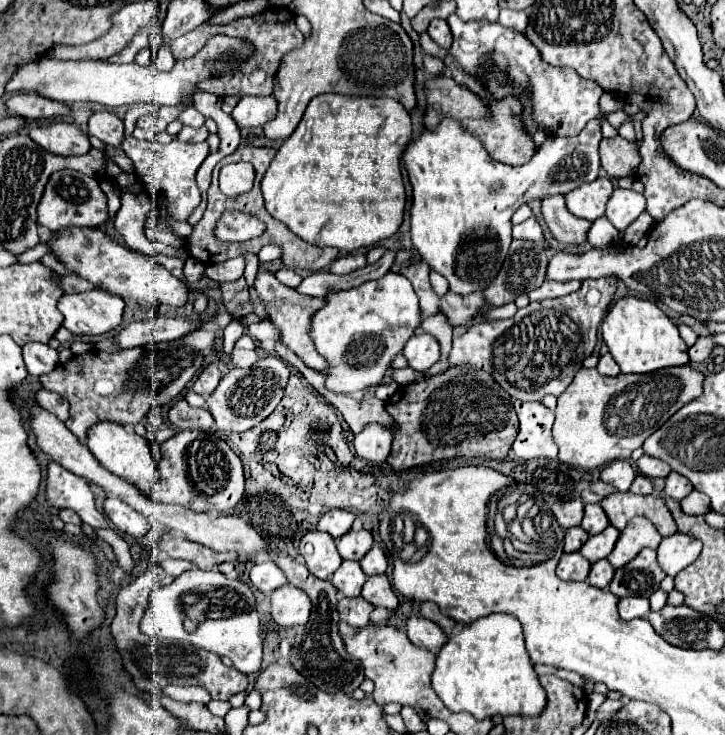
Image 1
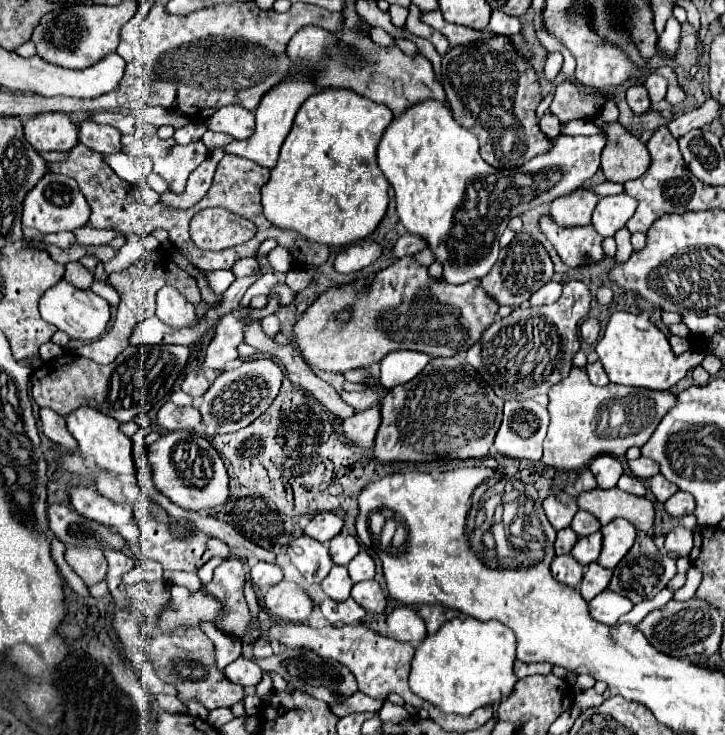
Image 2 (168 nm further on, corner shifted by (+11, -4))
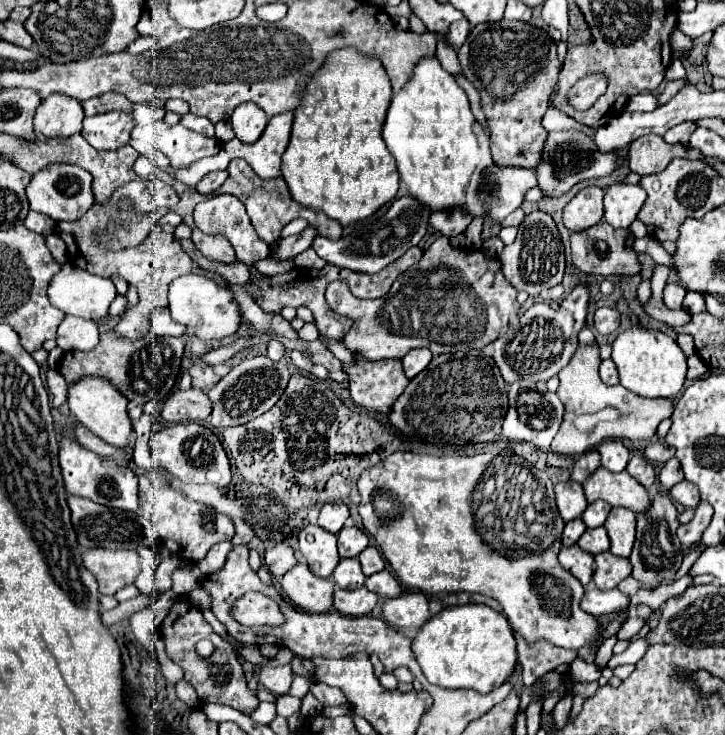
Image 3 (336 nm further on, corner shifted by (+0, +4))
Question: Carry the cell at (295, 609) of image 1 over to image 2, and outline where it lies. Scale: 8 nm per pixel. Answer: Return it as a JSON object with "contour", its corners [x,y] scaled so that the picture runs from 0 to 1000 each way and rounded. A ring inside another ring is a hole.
{"contour":[[[386,790],[364,810],[364,826],[381,845],[419,848],[430,831],[430,815],[422,801],[406,790]]]}

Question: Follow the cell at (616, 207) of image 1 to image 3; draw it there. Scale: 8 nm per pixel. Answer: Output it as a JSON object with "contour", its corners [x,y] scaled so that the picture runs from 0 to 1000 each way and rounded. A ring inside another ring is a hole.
{"contour":[[[848,249],[834,263],[834,301],[848,312],[865,312],[890,276],[890,260],[881,252]]]}

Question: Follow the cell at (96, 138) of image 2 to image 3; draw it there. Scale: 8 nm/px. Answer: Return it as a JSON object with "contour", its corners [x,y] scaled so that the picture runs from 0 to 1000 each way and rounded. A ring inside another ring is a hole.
{"contour":[[[148,151],[139,156],[117,159],[114,186],[137,205],[156,205],[178,195],[181,176],[186,173],[183,156],[175,151]]]}

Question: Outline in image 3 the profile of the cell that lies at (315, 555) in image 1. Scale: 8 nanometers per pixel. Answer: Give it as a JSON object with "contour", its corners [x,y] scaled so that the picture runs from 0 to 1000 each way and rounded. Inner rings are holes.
{"contour":[[[423,714],[412,722],[412,750],[437,785],[457,785],[470,761],[465,752],[465,728],[440,714]]]}

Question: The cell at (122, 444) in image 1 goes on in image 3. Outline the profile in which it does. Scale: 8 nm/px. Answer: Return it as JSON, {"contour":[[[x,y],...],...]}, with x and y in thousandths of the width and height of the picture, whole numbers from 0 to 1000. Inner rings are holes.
{"contour":[[[114,513],[106,516],[101,524],[95,524],[95,543],[92,543],[95,559],[103,565],[103,570],[128,586],[142,600],[159,605],[159,608],[175,608],[178,592],[183,586],[181,570],[175,565],[175,543],[153,524],[148,516],[137,513]]]}

